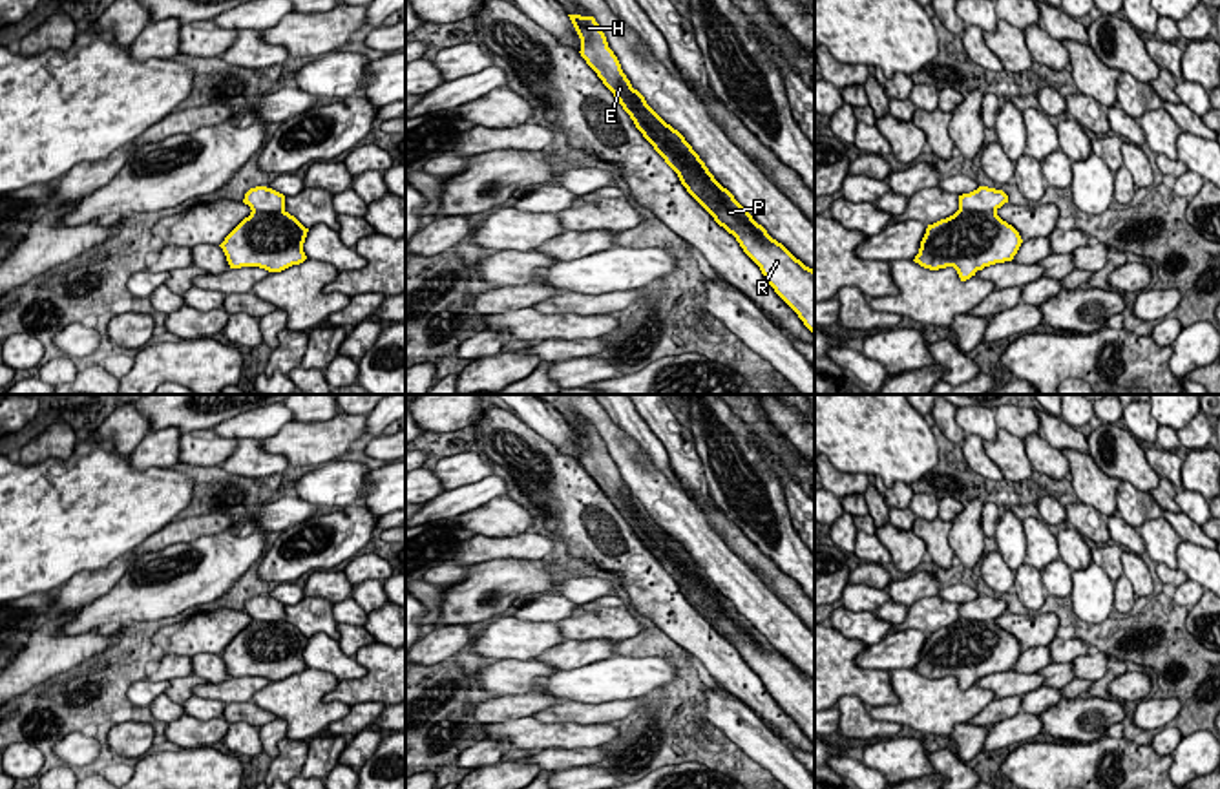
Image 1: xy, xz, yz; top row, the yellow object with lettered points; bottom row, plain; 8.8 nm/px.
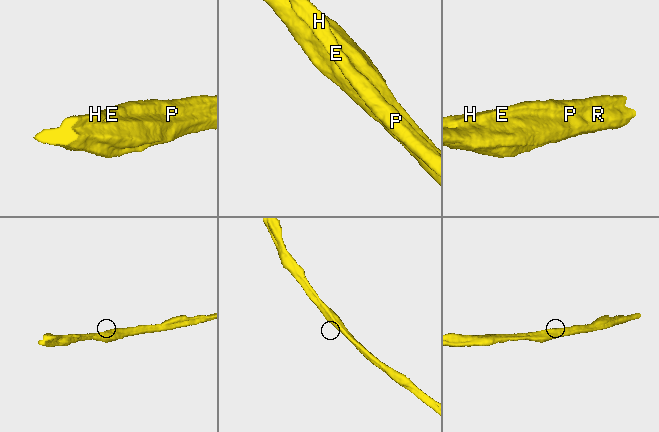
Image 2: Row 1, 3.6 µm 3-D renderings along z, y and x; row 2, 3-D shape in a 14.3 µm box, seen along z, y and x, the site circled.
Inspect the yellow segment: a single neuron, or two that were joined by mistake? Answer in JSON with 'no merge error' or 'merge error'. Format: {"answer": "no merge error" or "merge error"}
{"answer": "merge error"}

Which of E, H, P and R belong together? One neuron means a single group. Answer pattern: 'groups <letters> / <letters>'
groups E H / P R

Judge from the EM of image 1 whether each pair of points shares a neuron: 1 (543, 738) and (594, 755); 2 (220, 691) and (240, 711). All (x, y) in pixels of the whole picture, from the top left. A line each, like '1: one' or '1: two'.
1: two
2: two

